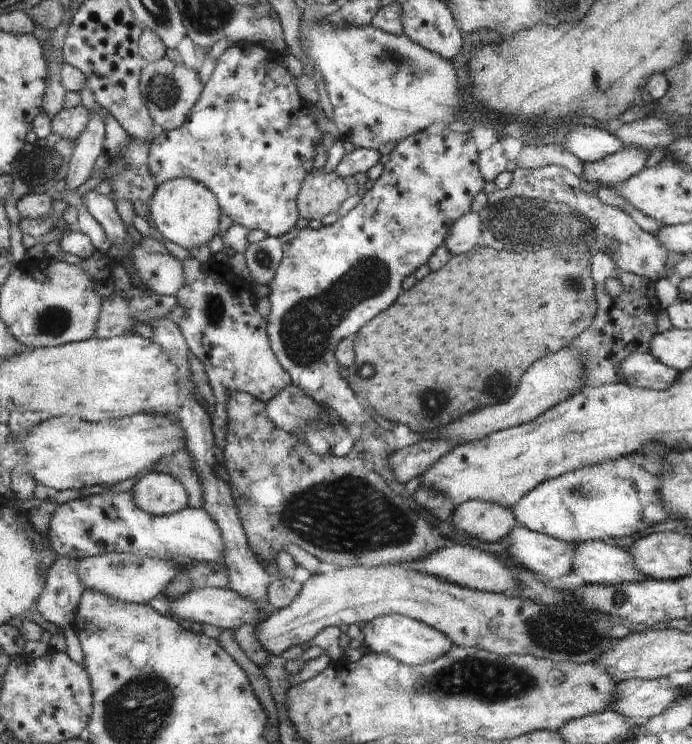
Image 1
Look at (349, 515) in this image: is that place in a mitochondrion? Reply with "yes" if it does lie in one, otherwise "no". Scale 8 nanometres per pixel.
yes

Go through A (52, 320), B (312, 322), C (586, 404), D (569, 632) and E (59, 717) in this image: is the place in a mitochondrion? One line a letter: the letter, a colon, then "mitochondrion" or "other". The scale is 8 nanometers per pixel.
A: mitochondrion
B: mitochondrion
C: other
D: mitochondrion
E: other

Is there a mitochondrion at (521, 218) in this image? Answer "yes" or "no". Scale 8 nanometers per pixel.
yes

